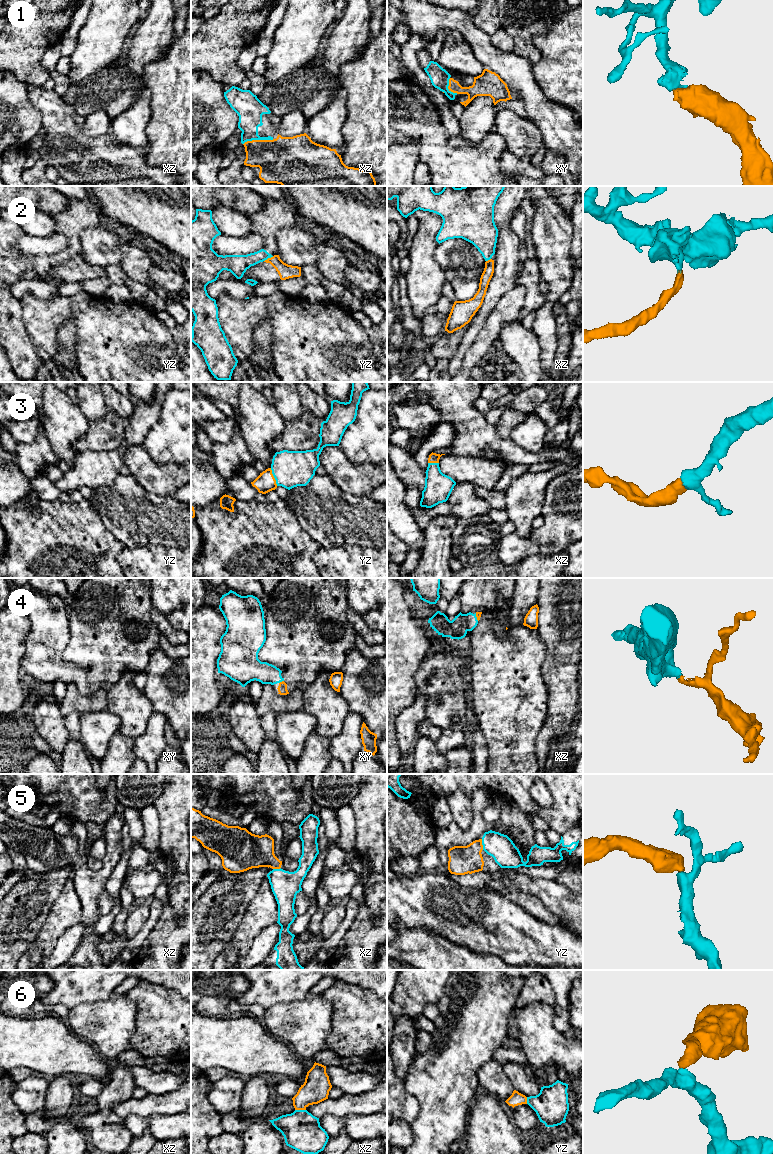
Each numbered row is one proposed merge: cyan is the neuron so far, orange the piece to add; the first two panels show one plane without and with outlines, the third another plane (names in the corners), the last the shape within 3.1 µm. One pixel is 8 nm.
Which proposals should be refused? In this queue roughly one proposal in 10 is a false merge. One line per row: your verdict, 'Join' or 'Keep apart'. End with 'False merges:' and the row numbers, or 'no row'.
1: Join
2: Join
3: Join
4: Join
5: Join
6: Join
False merges: no row

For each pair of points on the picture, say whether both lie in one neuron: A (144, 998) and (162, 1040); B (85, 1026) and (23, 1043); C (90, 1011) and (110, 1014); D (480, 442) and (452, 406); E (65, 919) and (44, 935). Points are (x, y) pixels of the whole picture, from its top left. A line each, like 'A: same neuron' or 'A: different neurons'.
A: same neuron
B: different neurons
C: same neuron
D: same neuron
E: same neuron

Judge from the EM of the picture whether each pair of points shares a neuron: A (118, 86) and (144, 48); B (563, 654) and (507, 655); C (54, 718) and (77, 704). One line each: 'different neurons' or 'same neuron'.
A: different neurons
B: different neurons
C: different neurons

